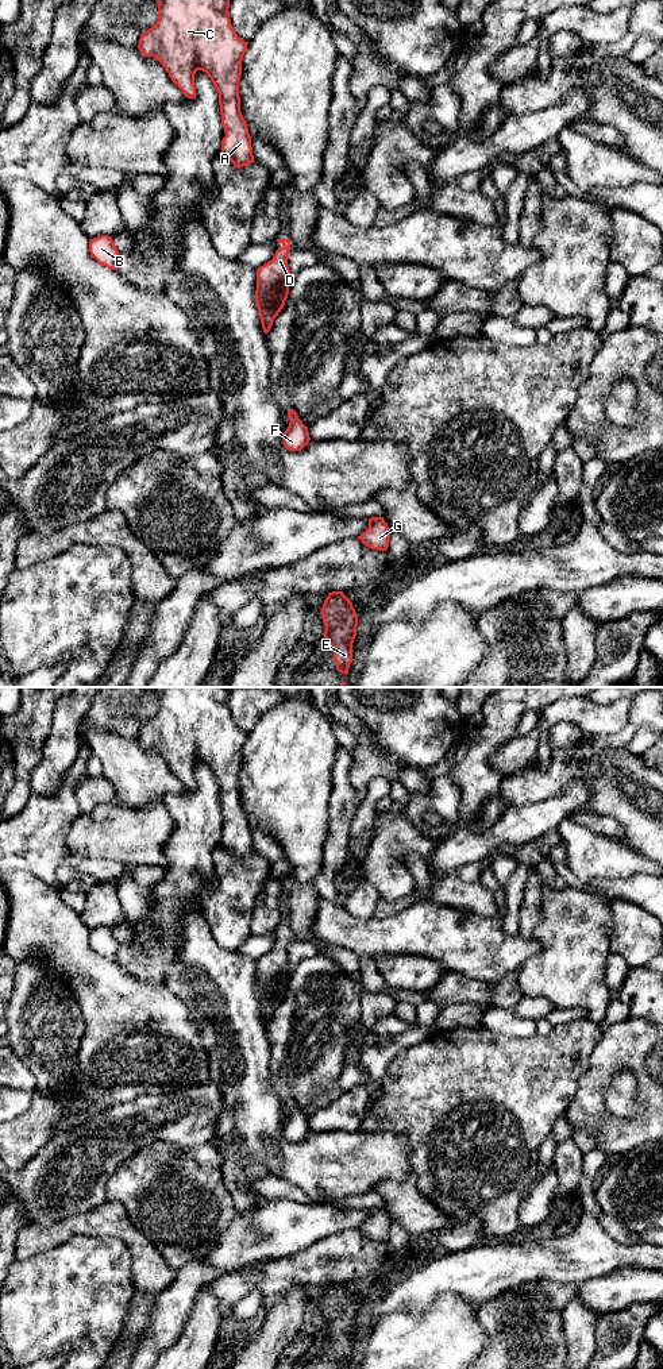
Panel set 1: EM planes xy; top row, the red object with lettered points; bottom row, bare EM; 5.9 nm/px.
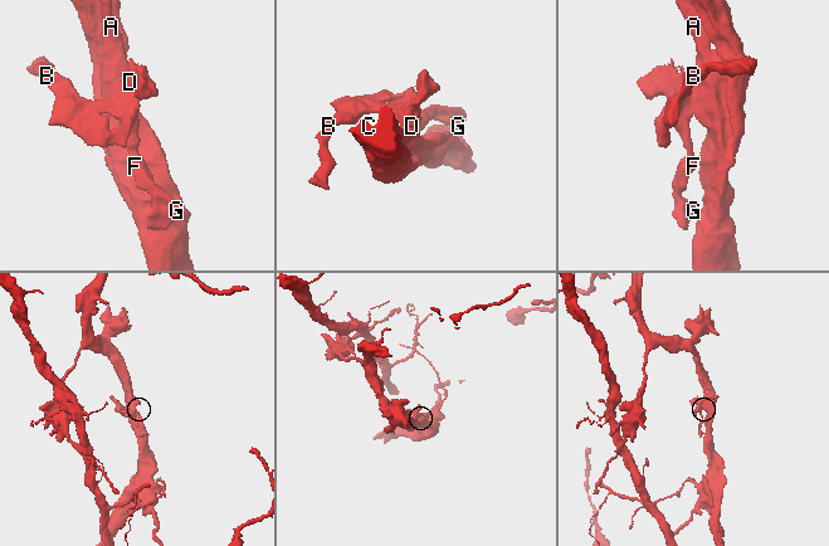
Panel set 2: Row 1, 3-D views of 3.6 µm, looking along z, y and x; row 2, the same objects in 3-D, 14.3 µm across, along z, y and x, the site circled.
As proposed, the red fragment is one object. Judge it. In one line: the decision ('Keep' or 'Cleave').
Cleave

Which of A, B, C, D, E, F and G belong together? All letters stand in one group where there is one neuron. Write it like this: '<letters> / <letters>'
A C E / B D F G

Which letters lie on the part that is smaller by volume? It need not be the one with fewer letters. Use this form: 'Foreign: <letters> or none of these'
Foreign: B, D, F, G

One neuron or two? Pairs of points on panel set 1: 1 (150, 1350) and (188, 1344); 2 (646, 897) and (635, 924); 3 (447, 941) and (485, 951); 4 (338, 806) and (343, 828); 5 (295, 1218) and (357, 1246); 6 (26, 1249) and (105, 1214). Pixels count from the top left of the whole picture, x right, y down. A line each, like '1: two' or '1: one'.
1: two
2: two
3: one
4: one
5: two
6: one

